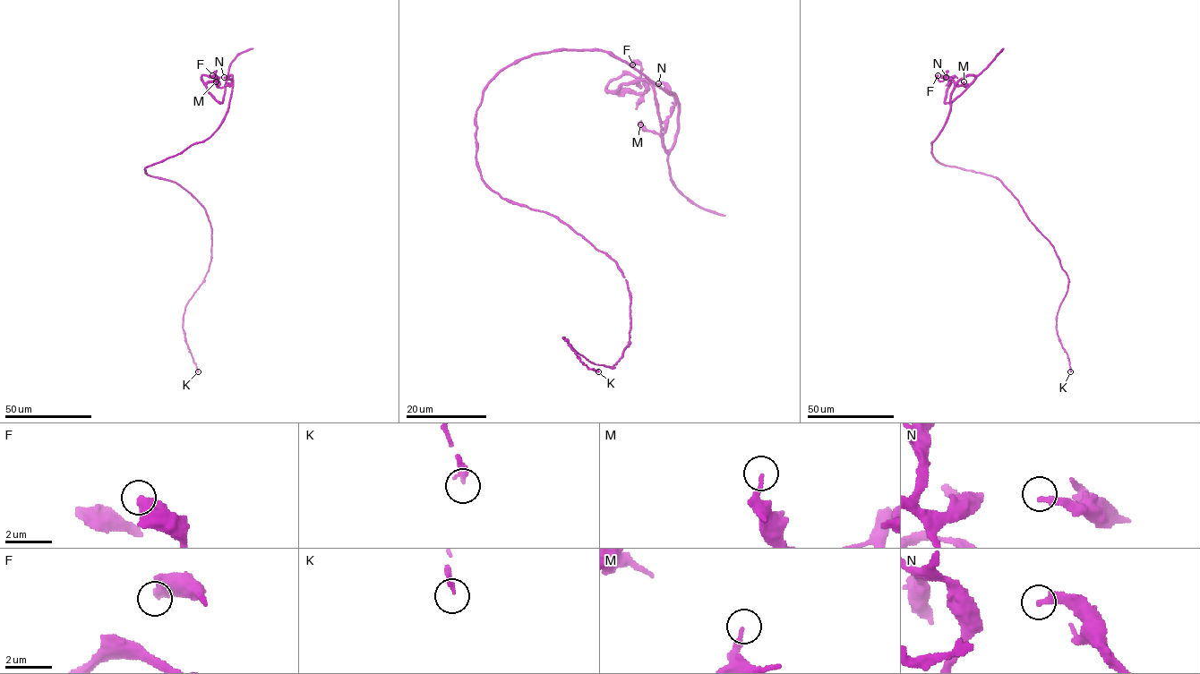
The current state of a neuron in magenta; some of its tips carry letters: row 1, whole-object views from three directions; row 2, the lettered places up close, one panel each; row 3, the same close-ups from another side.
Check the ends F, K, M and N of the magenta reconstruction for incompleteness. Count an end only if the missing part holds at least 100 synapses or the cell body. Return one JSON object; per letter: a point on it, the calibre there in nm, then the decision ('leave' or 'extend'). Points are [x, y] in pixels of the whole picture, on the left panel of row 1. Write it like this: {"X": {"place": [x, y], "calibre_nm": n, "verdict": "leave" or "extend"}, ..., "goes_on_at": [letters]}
{"F": {"place": [212, 75], "calibre_nm": 480, "verdict": "leave"}, "K": {"place": [198, 371], "calibre_nm": 150, "verdict": "leave"}, "M": {"place": [216, 81], "calibre_nm": 170, "verdict": "leave"}, "N": {"place": [224, 77], "calibre_nm": 300, "verdict": "leave"}, "goes_on_at": []}

